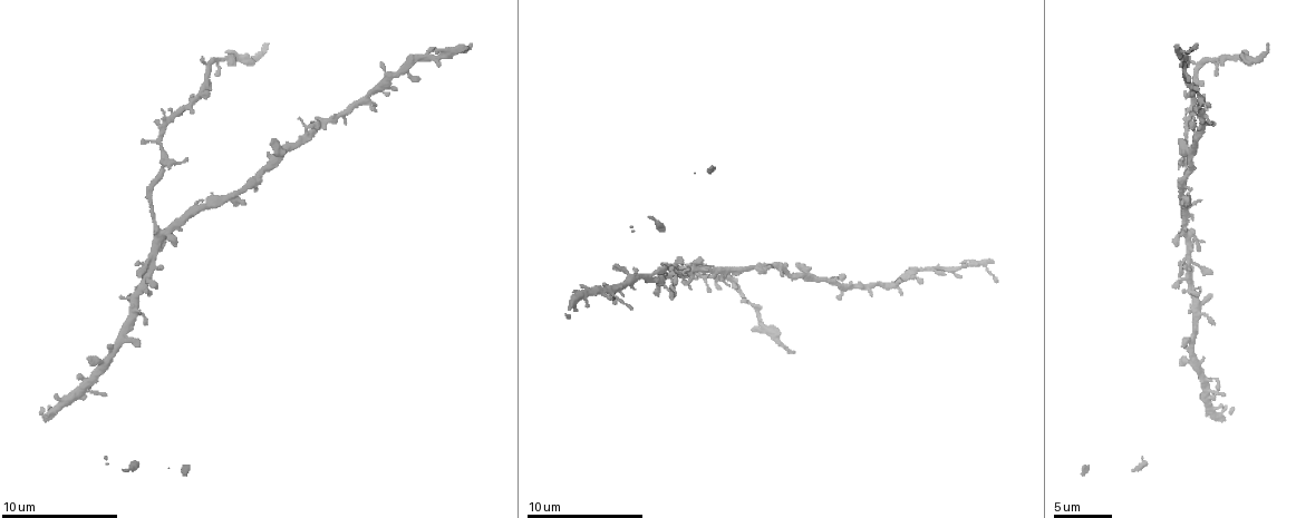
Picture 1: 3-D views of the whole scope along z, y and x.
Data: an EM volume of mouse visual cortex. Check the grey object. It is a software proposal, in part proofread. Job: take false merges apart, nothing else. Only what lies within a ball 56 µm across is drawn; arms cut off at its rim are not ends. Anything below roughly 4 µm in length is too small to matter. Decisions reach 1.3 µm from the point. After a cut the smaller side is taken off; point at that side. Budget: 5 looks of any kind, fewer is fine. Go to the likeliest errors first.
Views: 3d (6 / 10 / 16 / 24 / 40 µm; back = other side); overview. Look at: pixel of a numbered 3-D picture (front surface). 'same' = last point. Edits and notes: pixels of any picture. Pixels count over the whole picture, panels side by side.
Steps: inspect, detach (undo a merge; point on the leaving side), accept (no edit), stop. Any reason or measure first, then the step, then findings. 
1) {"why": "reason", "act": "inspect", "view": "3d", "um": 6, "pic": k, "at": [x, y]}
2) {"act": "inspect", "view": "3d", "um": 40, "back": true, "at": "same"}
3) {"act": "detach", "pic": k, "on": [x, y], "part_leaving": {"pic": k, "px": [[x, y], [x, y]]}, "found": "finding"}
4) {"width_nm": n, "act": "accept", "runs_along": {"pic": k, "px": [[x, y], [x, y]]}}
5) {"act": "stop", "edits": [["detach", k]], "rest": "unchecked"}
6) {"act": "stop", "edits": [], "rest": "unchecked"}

{"why": "four-way junction", "act": "inspect", "view": "3d", "um": 10, "pic": 1, "at": [691, 269]}

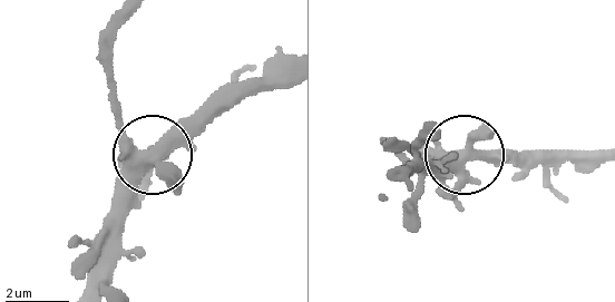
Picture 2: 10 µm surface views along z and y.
{"arms": 4, "act": "accept", "runs_along": {"pic": 2, "px": [[163, 156], [147, 164], [105, 217]]}, "found": "all the same cell"}

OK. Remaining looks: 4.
{"why": "three-way junction", "act": "inspect", "view": "3d", "um": 10, "pic": 1, "at": [159, 140]}

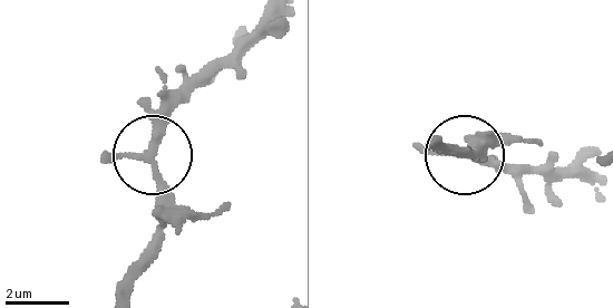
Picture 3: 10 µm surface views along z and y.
{"arms": 3, "act": "accept", "runs_along": {"pic": 3, "px": [[127, 288], [158, 224], [151, 121], [166, 75]]}, "found": "continuous, no second cell"}

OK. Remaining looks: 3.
{"act": "inspect", "view": "3d", "um": 10, "pic": 1, "at": [758, 316]}

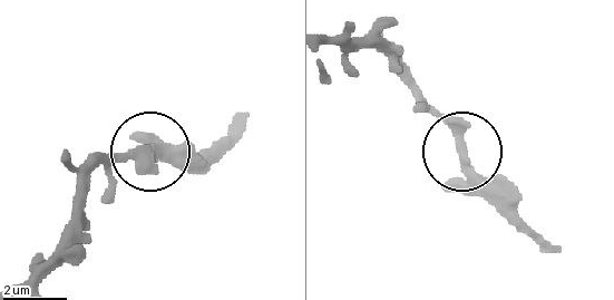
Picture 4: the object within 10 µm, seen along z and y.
{"arms": 3, "act": "accept", "found": "continuous, no second cell"}

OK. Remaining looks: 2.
{"act": "stop", "edits": [], "rest": "unchecked"}

